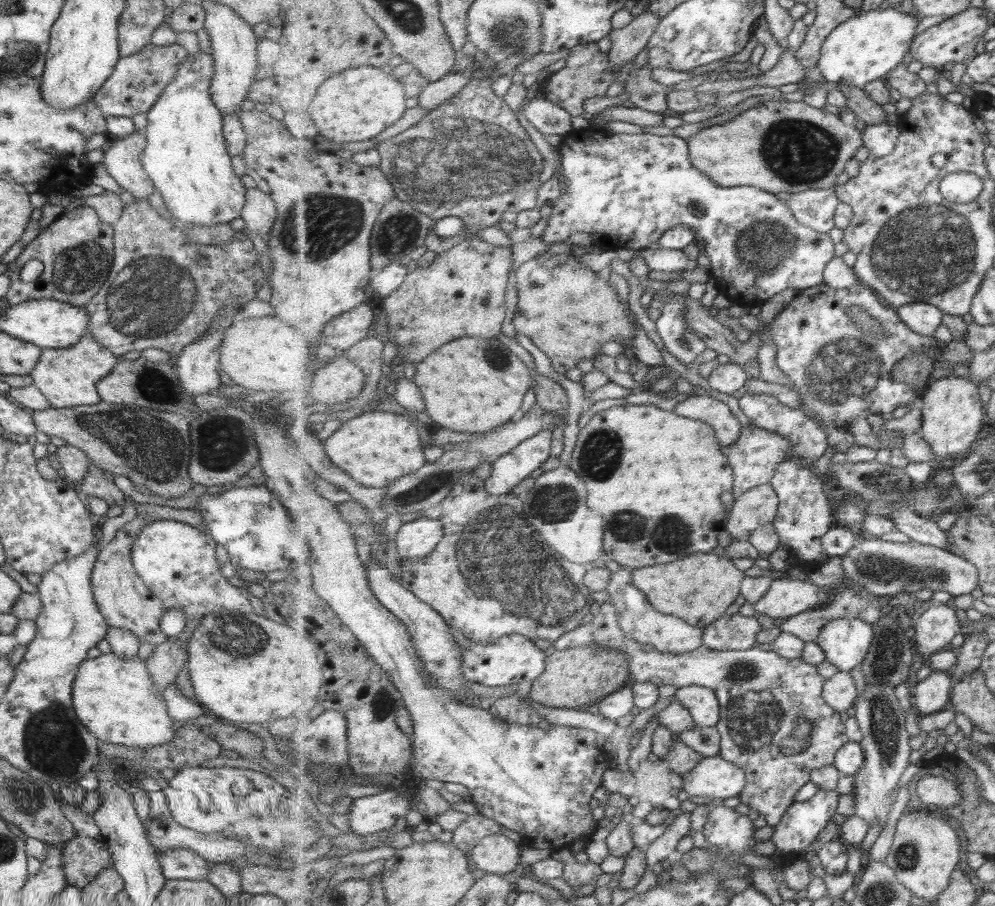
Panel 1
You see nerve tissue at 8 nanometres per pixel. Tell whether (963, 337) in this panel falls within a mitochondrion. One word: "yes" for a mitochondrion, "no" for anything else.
no

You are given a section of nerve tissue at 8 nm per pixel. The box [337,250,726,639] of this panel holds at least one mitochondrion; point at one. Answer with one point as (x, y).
(664, 536)

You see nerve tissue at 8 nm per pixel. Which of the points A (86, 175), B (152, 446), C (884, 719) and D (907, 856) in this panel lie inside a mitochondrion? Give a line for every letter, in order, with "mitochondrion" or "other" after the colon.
A: other
B: mitochondrion
C: mitochondrion
D: mitochondrion

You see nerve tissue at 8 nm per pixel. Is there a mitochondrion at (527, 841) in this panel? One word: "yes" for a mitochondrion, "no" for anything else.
no

